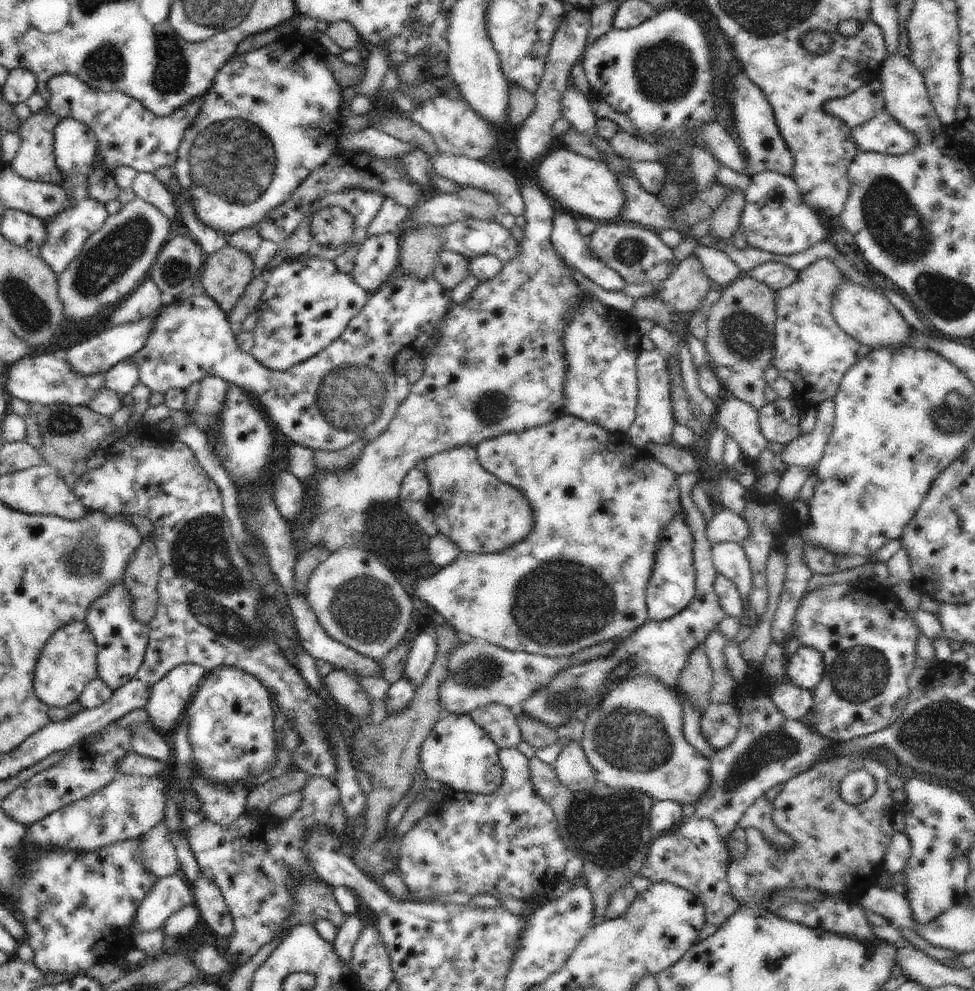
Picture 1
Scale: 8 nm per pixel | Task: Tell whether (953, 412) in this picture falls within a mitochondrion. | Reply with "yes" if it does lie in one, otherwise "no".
yes

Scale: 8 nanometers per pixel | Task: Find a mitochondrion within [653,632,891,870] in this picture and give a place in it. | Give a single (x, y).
(770, 748)

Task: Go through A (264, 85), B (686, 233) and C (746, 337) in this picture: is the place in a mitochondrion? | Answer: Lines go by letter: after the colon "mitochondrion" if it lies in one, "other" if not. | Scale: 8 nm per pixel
A: other
B: other
C: mitochondrion

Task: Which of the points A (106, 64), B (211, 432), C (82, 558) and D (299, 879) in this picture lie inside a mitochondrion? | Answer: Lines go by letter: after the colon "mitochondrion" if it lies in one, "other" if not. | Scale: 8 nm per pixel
A: mitochondrion
B: other
C: mitochondrion
D: other

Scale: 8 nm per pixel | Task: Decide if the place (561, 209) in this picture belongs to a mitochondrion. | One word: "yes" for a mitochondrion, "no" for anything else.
no

